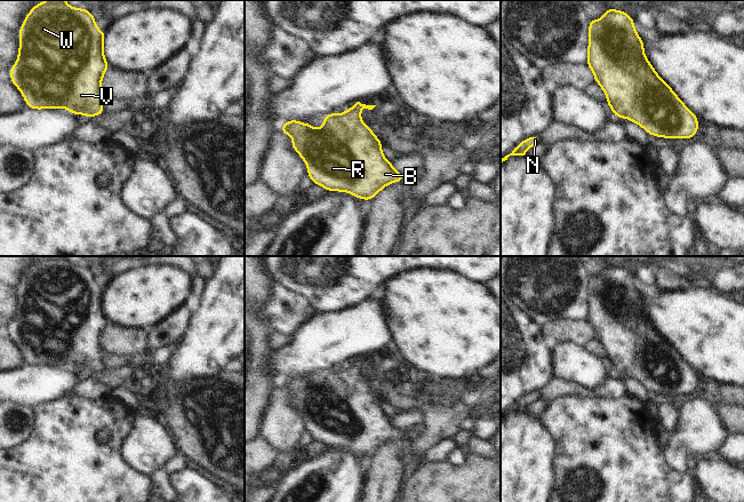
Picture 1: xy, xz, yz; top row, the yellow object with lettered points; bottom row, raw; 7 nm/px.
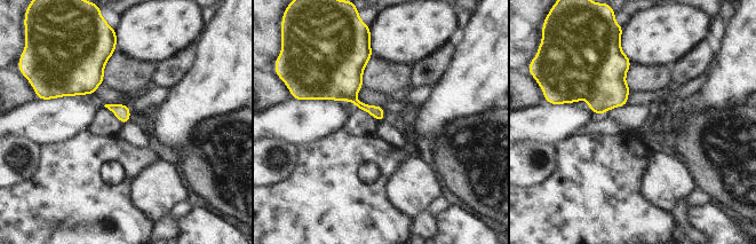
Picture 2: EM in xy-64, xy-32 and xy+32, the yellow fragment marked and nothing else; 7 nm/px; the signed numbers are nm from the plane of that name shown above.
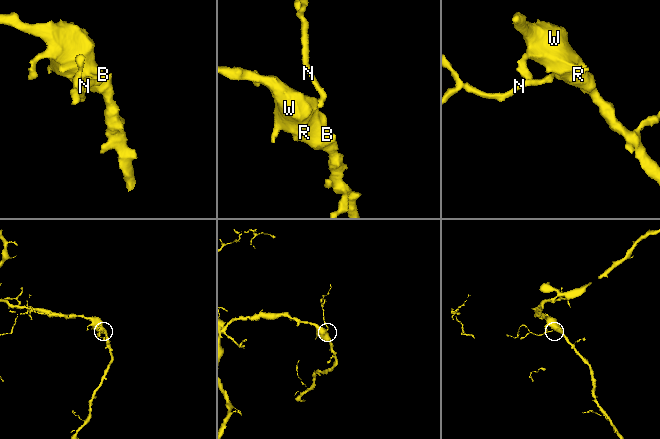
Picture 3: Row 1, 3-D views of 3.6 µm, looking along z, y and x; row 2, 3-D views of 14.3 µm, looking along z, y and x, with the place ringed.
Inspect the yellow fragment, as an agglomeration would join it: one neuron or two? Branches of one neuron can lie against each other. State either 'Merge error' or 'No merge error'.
No merge error

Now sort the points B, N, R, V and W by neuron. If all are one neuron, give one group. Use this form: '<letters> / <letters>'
B N R V W

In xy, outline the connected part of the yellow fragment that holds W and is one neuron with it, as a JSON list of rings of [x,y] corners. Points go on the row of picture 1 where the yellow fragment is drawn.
[[[48,0],[38,2],[25,16],[18,31],[19,48],[17,62],[9,71],[10,80],[21,91],[25,104],[30,109],[62,109],[74,115],[89,117],[103,115],[104,107],[102,98],[102,80],[110,64],[104,56],[104,39],[106,32],[101,31],[96,17],[87,8],[74,8],[65,0]]]

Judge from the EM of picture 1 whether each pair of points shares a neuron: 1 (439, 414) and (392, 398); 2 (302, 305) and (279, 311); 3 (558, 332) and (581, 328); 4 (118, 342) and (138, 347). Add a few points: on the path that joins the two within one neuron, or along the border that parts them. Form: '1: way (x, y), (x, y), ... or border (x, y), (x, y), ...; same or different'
1: way (428, 408), (404, 401); same
2: way (296, 307), (290, 311), (285, 311); same
3: way (564, 331), (575, 331); same
4: way (122, 342), (134, 342); same

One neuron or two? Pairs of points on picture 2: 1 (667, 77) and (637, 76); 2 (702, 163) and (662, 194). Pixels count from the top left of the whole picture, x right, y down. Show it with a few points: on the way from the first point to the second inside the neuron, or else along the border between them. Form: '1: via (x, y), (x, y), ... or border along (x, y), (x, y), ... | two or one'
1: via (660, 77), (644, 77) | one
2: border along (685, 162), (698, 186) | two

